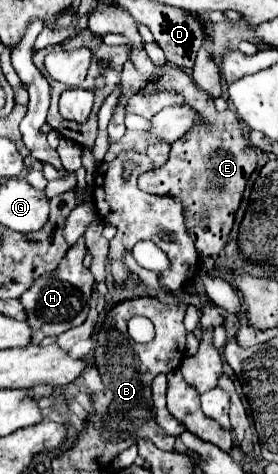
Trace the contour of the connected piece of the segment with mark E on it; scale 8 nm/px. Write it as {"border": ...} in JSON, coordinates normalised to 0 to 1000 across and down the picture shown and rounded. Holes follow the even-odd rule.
{"border":[[[601,135],[579,143],[594,156],[579,169],[529,177],[522,194],[637,190],[665,203],[665,219],[701,228],[752,257],[701,266],[687,278],[615,304],[608,338],[579,354],[558,354],[500,371],[500,397],[536,409],[637,414],[665,439],[665,468],[680,498],[723,540],[773,540],[824,506],[824,489],[845,468],[845,451],[874,422],[896,371],[924,354],[924,325],[896,300],[881,300],[874,266],[845,236],[781,236],[766,207],[701,181],[701,173],[637,139]],[[888,304],[888,308],[881,308]]]}

